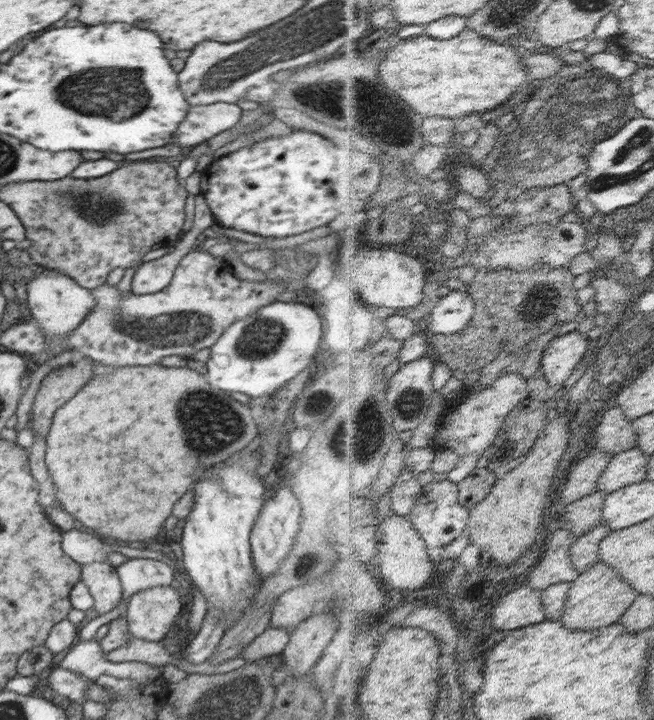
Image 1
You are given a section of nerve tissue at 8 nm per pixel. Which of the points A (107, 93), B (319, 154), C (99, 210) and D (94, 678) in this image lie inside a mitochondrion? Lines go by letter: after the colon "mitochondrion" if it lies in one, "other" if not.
A: mitochondrion
B: other
C: mitochondrion
D: other

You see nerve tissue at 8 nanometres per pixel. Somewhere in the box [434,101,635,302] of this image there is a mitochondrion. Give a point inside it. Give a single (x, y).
(601, 182)

